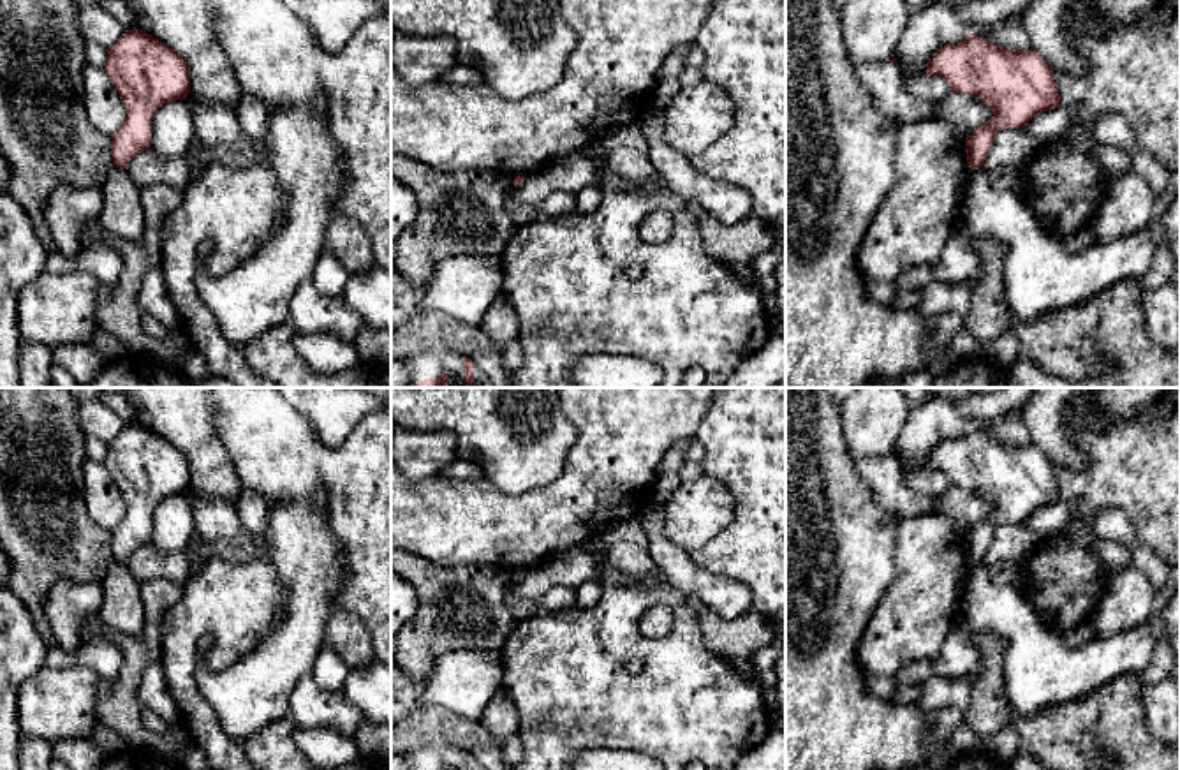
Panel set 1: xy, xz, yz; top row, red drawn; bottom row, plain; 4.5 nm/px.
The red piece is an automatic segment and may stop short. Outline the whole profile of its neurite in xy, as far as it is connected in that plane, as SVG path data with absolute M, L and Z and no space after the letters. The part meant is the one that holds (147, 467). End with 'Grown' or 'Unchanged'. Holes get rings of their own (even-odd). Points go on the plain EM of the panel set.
M139 423L127 425L107 444L104 465L120 488L127 506L123 520L111 532L113 560L127 564L137 548L150 543L155 506L167 497L183 495L190 488L190 465L187 456L173 442Z. Unchanged

